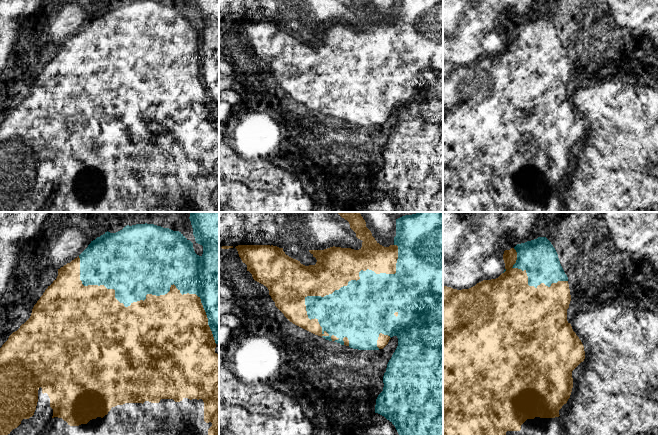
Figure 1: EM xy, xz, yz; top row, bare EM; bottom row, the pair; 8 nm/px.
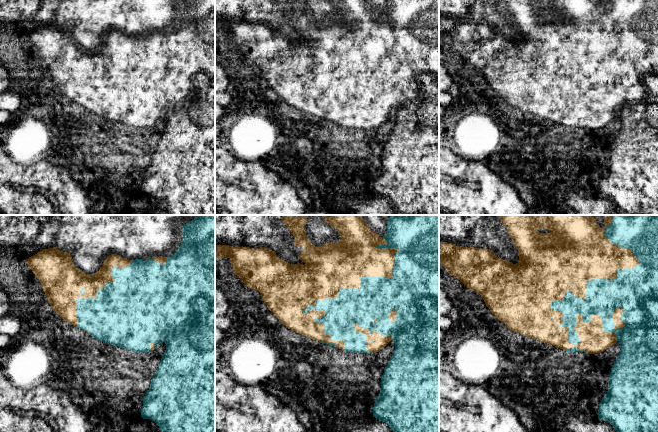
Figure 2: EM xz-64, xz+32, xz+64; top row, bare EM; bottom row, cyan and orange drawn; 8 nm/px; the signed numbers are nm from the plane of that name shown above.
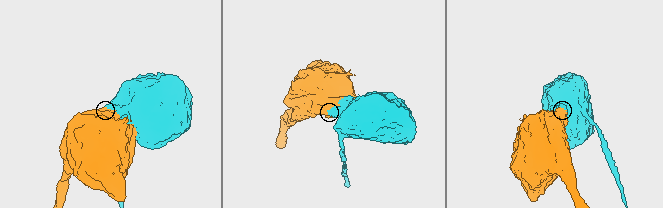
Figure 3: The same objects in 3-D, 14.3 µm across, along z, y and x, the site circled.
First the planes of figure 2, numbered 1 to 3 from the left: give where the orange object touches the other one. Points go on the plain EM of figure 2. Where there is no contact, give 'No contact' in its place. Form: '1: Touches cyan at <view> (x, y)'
1: Touches cyan at xz-64 (97, 68)
2: Touches cyan at xz+32 (334, 74)
3: Touches cyan at xz+64 (586, 61)

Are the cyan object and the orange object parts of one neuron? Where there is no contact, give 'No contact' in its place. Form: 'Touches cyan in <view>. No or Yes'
Touches cyan in xy. No

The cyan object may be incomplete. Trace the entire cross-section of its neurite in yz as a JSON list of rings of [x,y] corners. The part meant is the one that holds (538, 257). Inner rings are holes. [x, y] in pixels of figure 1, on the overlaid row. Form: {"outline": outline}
{"outline": [[[546,237],[517,244],[514,249],[517,252],[517,260],[512,268],[526,271],[528,285],[537,288],[544,283],[550,287],[558,281],[568,281],[558,254]]]}

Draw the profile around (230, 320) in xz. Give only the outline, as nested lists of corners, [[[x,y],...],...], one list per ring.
[[[232,313],[224,314],[219,316],[219,325],[226,326],[231,330],[236,330],[241,327],[241,320]]]

